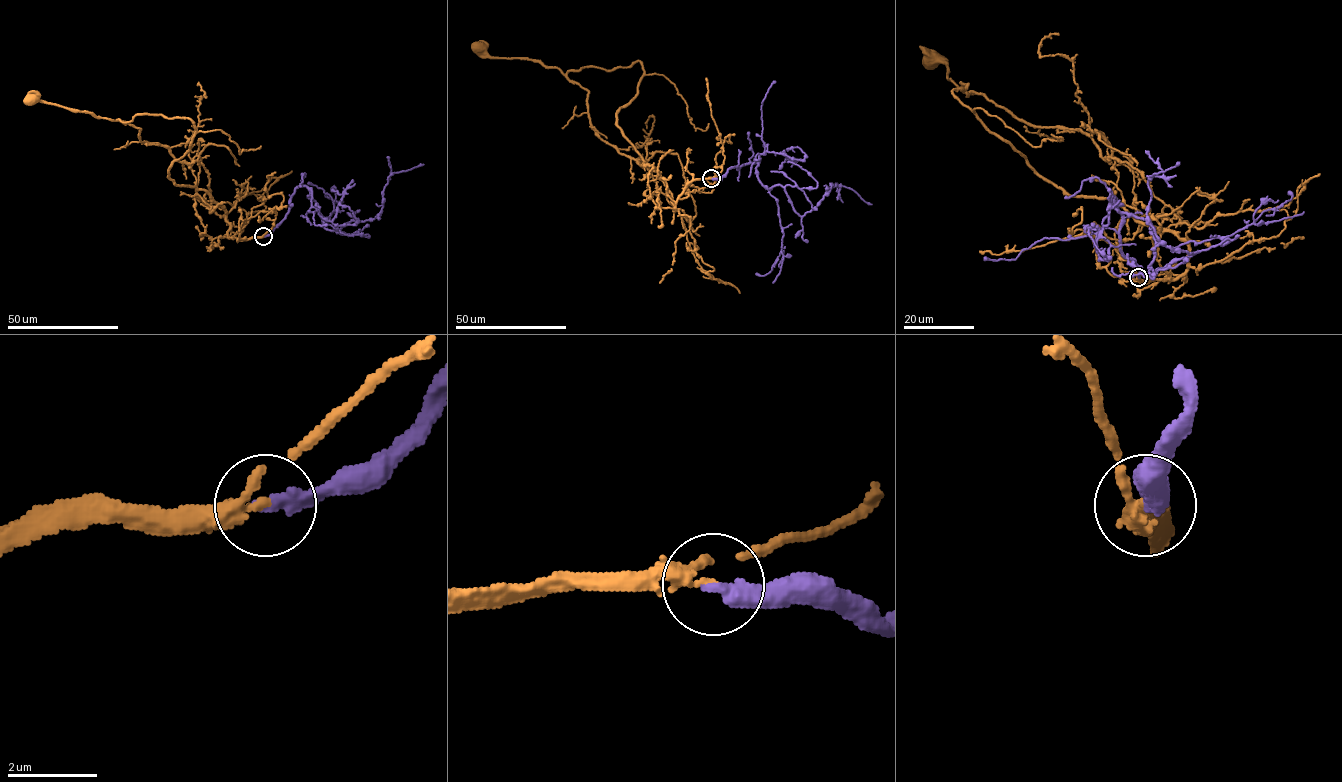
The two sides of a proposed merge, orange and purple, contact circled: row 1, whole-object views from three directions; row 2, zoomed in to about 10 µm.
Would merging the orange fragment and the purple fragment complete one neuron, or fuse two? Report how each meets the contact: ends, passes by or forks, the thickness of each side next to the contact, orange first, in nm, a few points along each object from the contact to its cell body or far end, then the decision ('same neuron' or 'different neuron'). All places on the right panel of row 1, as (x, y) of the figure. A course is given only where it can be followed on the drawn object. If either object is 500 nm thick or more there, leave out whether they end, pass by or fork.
orange passes by; purple ends; calibres 200 and 360 nm; course orange (1138, 277), (1179, 278), (1188, 245), (1109, 199), (1045, 180), (952, 93), (967, 84), (968, 96), (930, 61); course purple (1138, 277), (1114, 197), (1150, 224), (1153, 270), (1198, 252), (1167, 247), (1146, 215), (1150, 176), (1179, 163); same neuron

